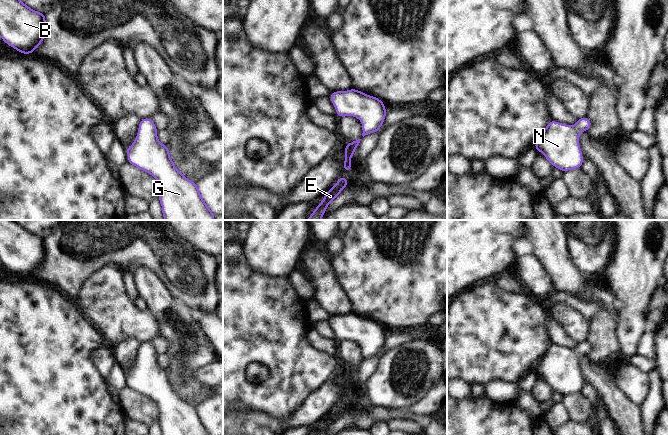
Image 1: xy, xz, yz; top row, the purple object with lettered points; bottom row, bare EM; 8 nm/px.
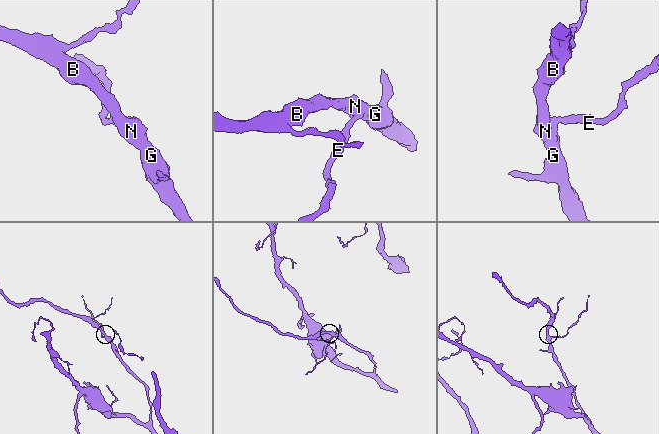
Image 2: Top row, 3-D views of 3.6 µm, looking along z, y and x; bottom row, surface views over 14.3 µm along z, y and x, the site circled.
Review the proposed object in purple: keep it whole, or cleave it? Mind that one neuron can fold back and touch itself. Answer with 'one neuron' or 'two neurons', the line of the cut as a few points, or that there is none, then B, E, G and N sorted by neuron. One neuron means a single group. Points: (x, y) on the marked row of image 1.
one neuron; cut none; groups B E G N

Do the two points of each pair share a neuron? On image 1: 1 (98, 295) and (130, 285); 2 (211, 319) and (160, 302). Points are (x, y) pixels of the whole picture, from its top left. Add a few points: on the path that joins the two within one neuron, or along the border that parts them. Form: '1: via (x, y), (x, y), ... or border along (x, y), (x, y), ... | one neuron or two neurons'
1: border along (123, 271), (123, 284), (128, 296), (133, 301) | two neurons
2: border along (197, 310), (199, 322), (208, 337) | two neurons

